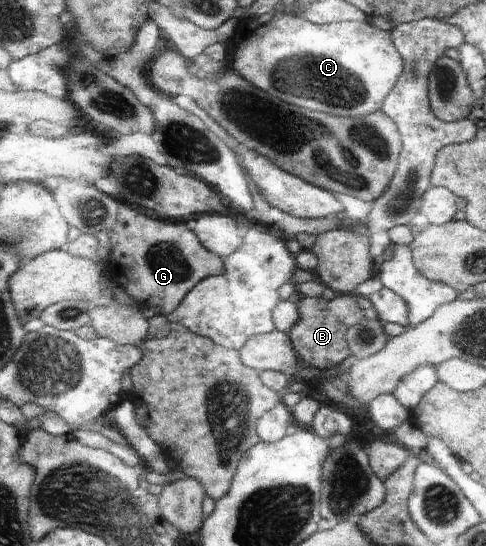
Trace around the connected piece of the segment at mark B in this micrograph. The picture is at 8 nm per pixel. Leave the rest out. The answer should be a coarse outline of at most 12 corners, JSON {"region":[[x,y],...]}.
{"region":[[354,295],[303,297],[288,333],[299,358],[323,371],[350,355],[363,318]]}

